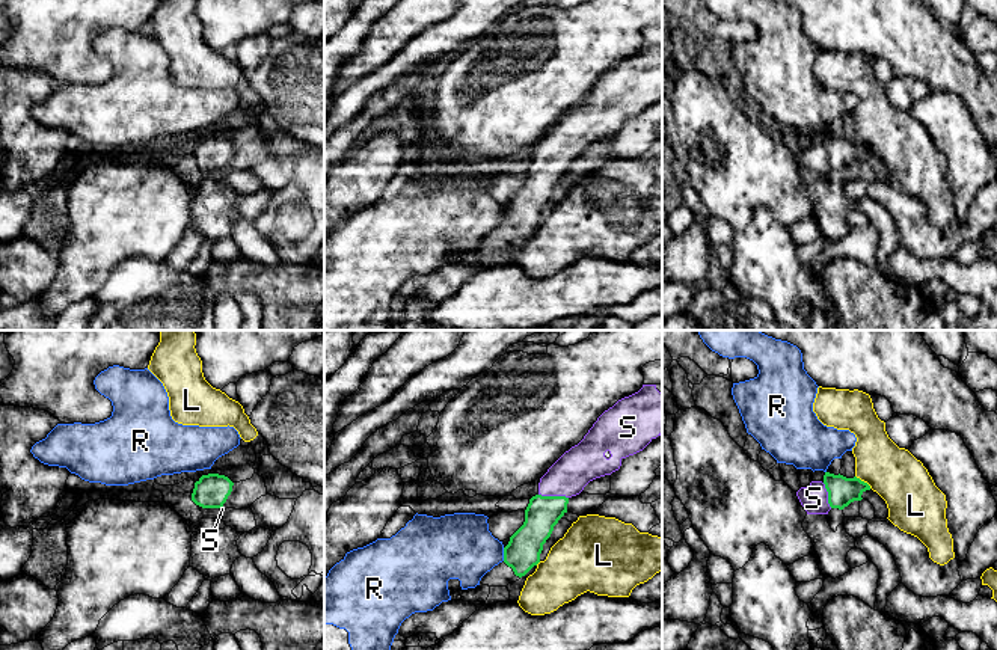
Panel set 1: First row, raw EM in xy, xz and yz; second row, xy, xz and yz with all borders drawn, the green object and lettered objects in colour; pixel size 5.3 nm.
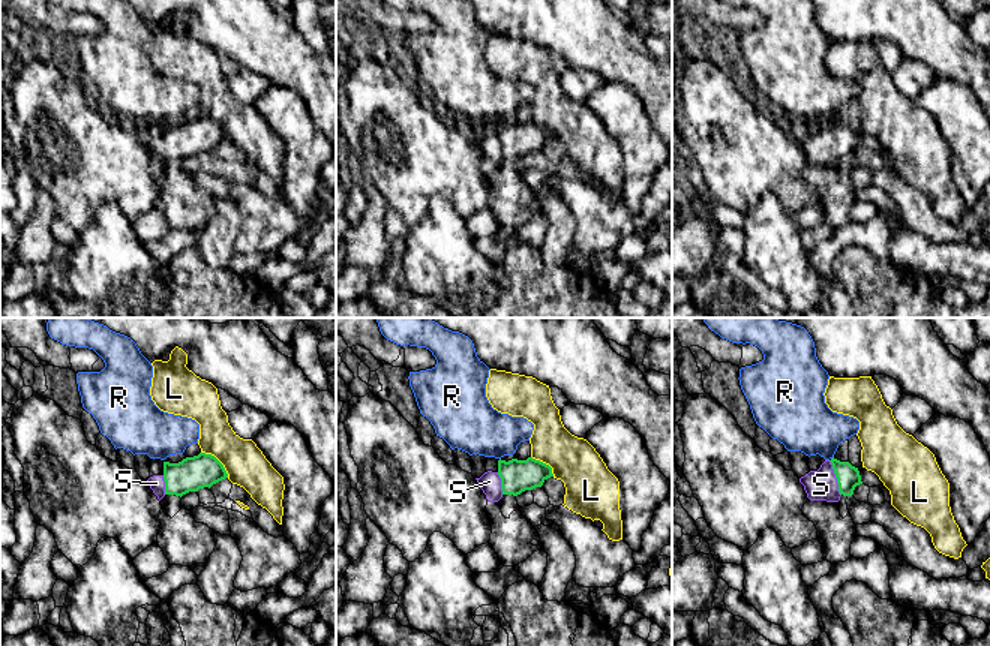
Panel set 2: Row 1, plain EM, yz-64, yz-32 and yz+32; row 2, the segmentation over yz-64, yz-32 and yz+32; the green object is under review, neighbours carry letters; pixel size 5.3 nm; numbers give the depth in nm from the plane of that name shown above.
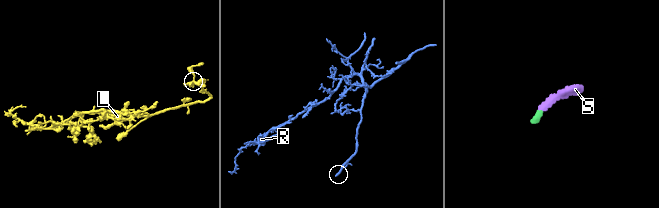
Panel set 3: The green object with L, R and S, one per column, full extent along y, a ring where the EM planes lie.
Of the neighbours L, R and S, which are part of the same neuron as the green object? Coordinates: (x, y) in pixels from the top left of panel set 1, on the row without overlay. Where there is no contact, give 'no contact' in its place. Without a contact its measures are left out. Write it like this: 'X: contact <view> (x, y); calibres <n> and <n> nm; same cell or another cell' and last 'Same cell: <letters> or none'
L: contact yz (863, 144); calibres 150 and 280 nm; another cell
R: contact xz (504, 216); calibres 190 and 360 nm; another cell
S: contact xz (554, 159); calibres 180 and 200 nm; same cell
Same cell: S

